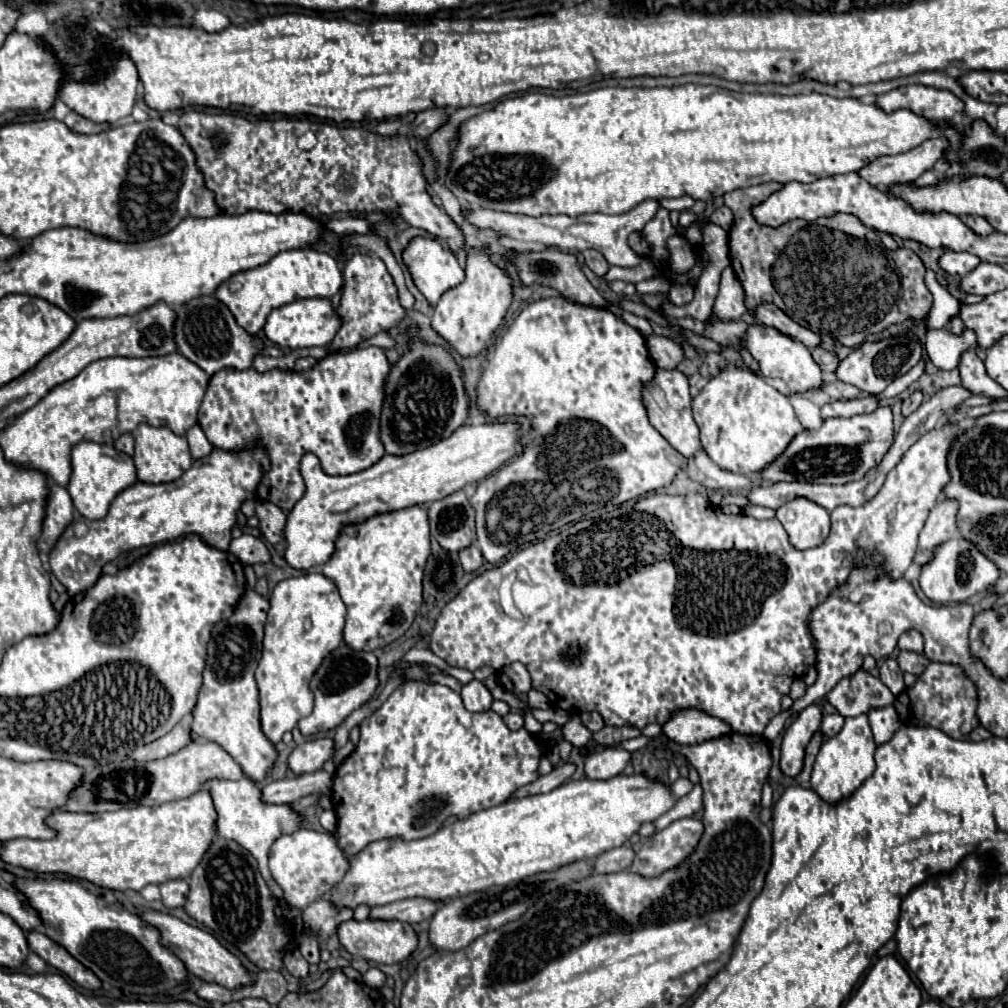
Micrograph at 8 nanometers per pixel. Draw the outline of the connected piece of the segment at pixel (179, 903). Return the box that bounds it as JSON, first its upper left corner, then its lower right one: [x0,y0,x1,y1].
[161,879,189,909]

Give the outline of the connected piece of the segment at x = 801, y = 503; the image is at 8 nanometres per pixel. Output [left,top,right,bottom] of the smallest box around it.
[775,497,829,549]

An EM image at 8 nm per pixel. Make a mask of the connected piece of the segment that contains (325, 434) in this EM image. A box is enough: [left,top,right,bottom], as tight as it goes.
[199,347,389,509]

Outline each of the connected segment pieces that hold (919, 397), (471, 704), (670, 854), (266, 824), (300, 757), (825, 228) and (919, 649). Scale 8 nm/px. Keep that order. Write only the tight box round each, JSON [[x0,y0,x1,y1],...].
[[901,391,925,417],[461,679,493,711],[631,817,703,877],[205,777,303,901],[289,739,333,775],[723,181,933,348],[899,631,923,653]]

